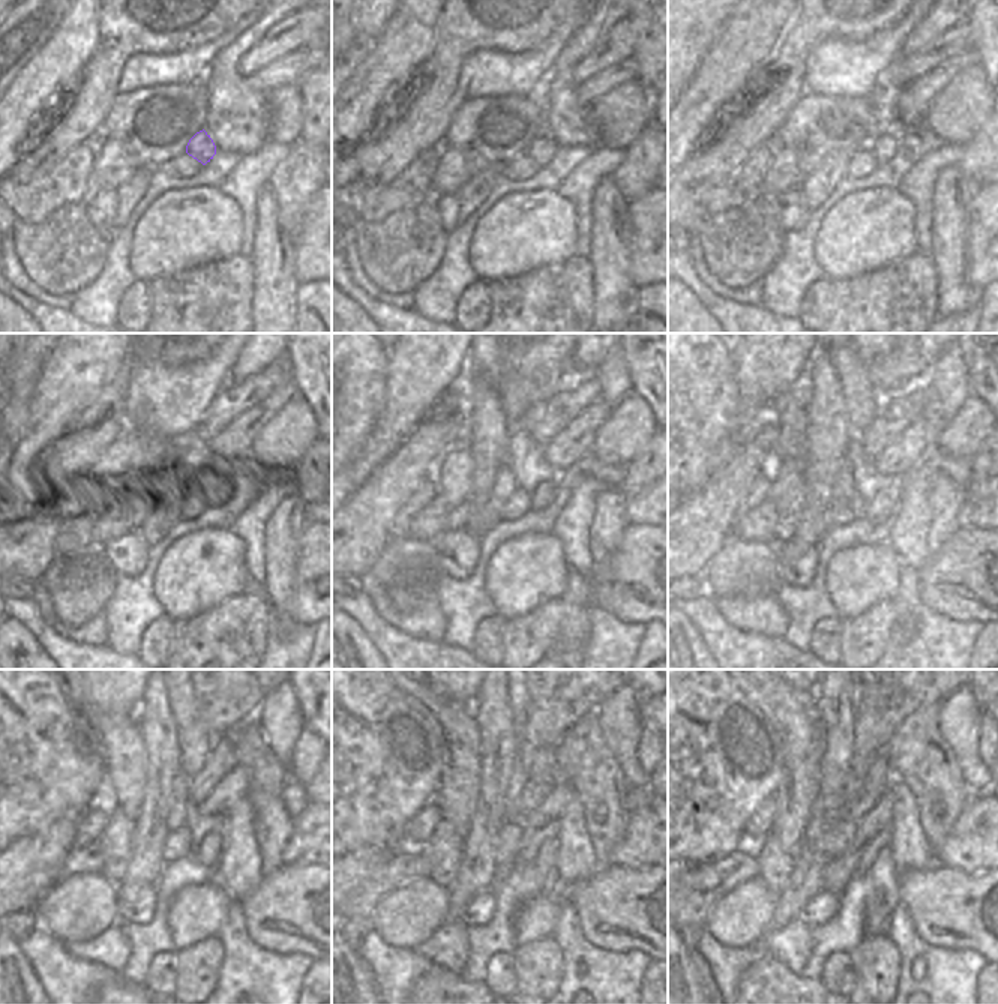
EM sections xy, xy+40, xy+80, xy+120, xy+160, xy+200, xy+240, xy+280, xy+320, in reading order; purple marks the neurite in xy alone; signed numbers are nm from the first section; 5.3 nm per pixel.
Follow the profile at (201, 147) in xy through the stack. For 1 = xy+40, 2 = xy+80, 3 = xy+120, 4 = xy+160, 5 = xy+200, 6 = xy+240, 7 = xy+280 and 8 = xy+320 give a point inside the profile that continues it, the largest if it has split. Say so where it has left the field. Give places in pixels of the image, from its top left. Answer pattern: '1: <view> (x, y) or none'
1: xy+40 (542, 147)
2: xy+80 (883, 147)
3: xy+120 (210, 488)
4: xy+160 (544, 495)
5: xy+200 (880, 509)
6: xy+240 (207, 854)
7: xy+280 (545, 862)
8: xy+320 (881, 901)

